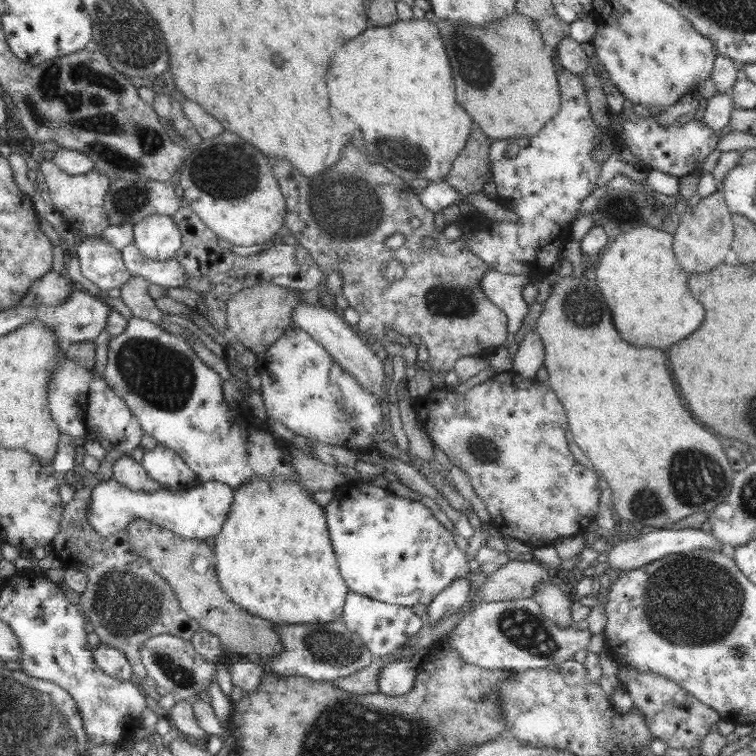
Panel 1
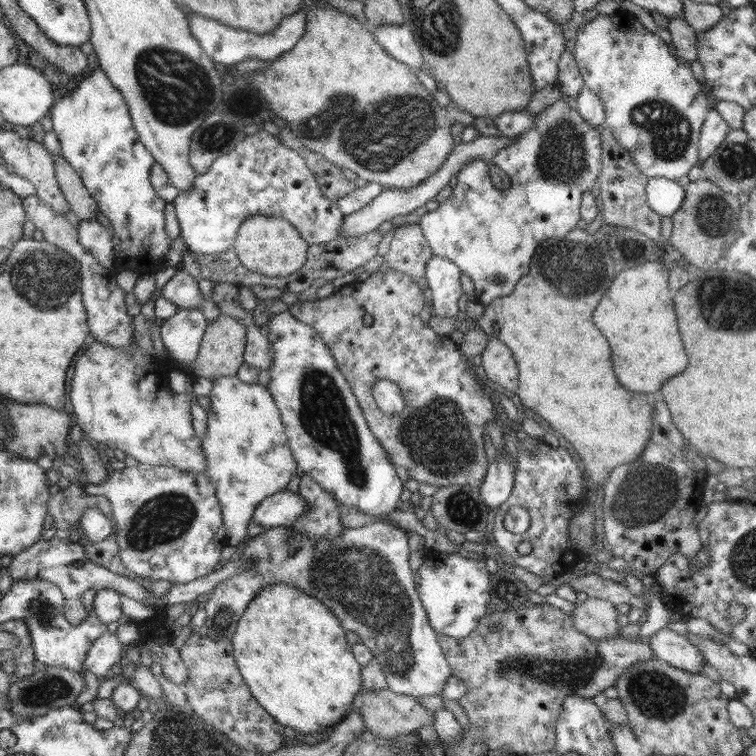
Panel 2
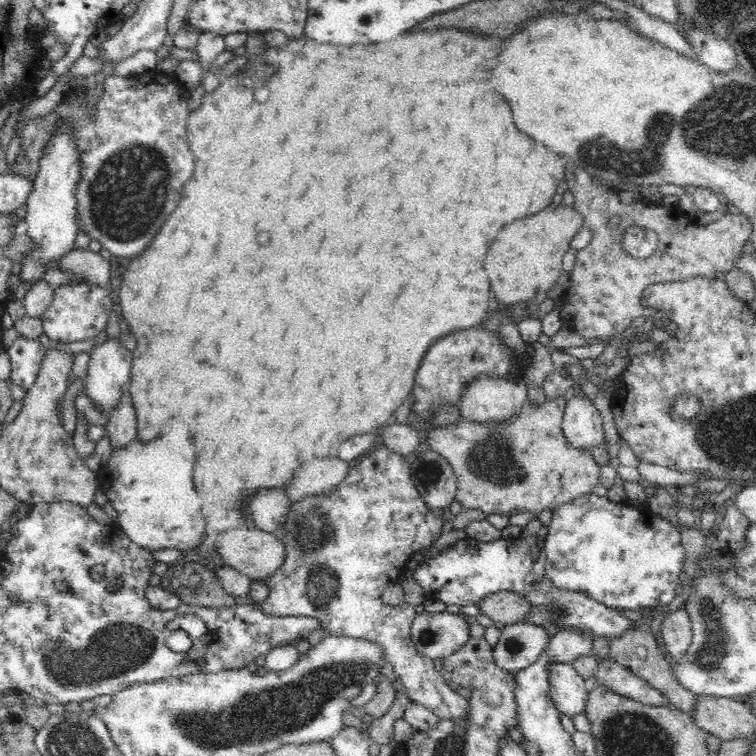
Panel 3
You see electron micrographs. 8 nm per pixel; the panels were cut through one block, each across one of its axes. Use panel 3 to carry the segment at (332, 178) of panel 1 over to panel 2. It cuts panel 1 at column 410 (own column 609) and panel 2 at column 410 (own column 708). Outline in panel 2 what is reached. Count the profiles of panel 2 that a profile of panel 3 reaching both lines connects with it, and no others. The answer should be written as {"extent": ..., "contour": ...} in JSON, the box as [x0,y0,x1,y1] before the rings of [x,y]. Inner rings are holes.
{"extent":[383,225,433,290],"contour":[[[402,225],[395,229],[389,251],[383,256],[383,262],[391,269],[407,274],[422,290],[426,290],[426,263],[433,256],[420,225]]]}

